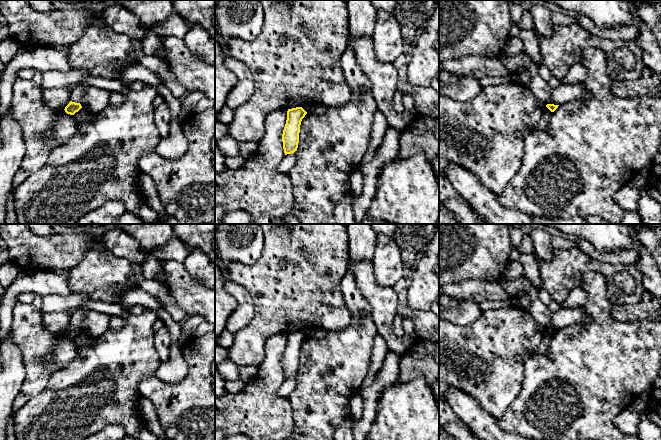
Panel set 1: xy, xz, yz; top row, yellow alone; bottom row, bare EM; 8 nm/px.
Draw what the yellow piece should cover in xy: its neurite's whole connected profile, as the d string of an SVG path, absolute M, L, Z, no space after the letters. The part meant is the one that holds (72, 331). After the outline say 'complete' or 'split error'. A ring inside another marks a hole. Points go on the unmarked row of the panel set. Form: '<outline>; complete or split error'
M70 325L69 328L65 331L65 336L70 339L74 339L82 332L80 327L75 327Z; complete

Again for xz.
M302 331L288 333L287 344L282 358L285 379L297 375L300 349L307 336Z; complete

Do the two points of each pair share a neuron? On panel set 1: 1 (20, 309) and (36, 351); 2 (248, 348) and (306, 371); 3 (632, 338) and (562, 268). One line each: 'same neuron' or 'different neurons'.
1: same neuron
2: different neurons
3: different neurons

